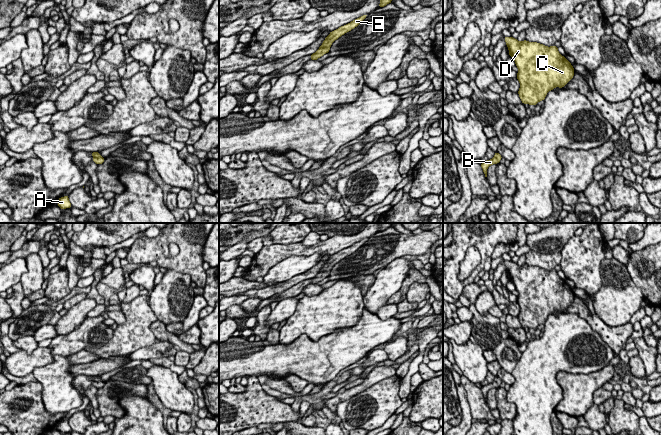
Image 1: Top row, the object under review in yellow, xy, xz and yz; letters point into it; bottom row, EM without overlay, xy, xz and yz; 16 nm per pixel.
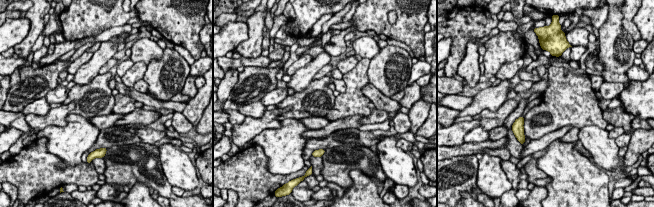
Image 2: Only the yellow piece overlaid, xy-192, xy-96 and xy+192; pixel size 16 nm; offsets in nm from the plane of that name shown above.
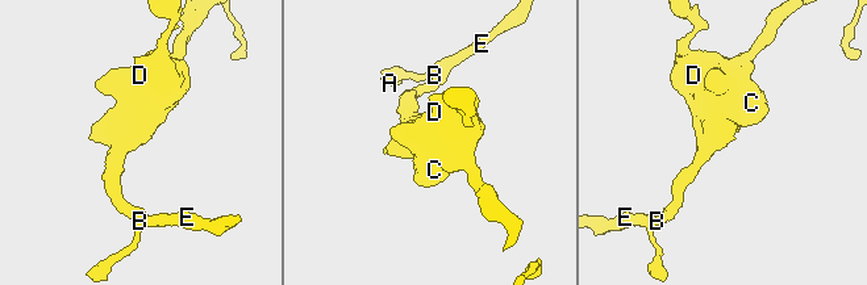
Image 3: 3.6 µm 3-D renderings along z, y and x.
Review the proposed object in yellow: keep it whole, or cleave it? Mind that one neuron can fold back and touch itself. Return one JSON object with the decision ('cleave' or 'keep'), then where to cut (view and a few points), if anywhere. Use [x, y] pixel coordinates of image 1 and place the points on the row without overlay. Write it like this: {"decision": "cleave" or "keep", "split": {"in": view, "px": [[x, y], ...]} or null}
{"decision": "keep", "split": null}

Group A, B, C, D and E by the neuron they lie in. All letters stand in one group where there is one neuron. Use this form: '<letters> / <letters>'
A B C D E

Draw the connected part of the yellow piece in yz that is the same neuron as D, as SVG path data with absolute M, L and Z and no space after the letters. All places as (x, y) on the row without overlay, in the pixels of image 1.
M504 261L509 280L518 291L518 315L523 328L537 329L545 324L547 317L555 311L564 311L574 300L573 289L563 281L558 272L537 266L519 266L513 261Z

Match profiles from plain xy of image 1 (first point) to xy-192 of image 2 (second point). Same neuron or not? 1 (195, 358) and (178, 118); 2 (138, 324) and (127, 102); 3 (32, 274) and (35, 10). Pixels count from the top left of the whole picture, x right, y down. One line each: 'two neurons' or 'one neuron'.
1: two neurons
2: one neuron
3: one neuron

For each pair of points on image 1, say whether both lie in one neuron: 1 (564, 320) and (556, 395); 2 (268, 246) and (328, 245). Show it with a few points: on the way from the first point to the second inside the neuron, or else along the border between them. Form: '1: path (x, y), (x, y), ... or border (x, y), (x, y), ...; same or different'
1: path (564, 339), (564, 343), (550, 357), (550, 376); same
2: path (283, 250), (313, 249); same

